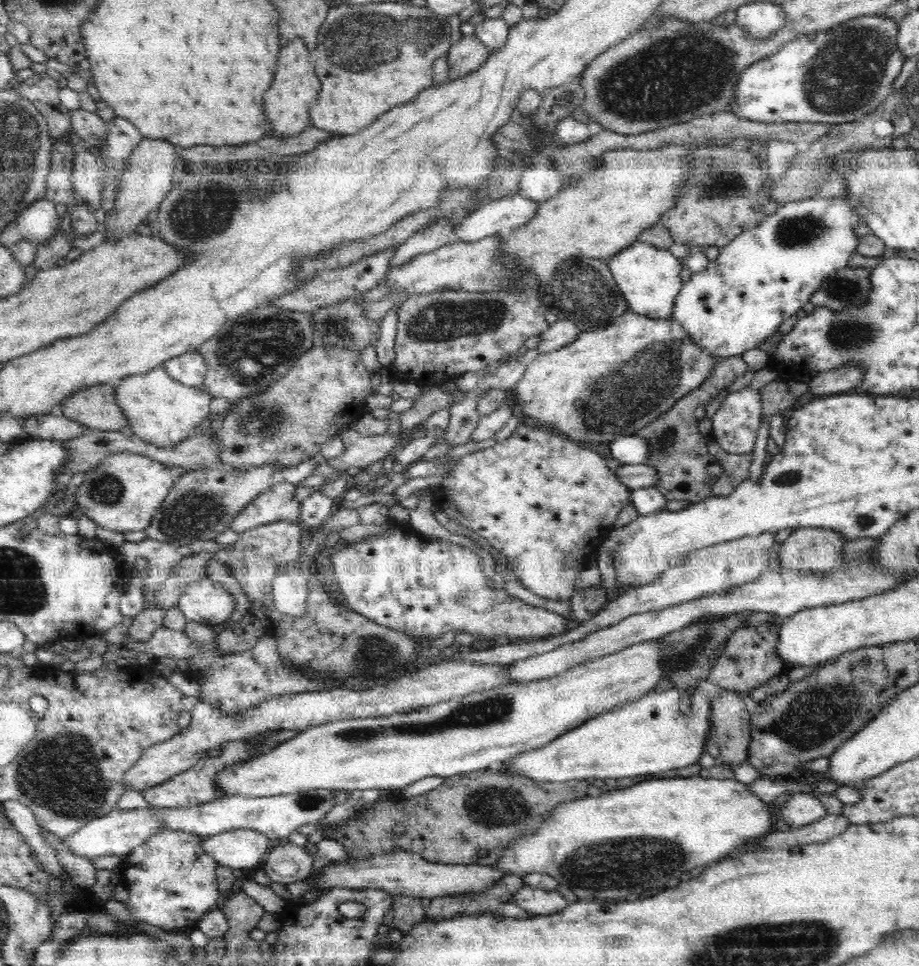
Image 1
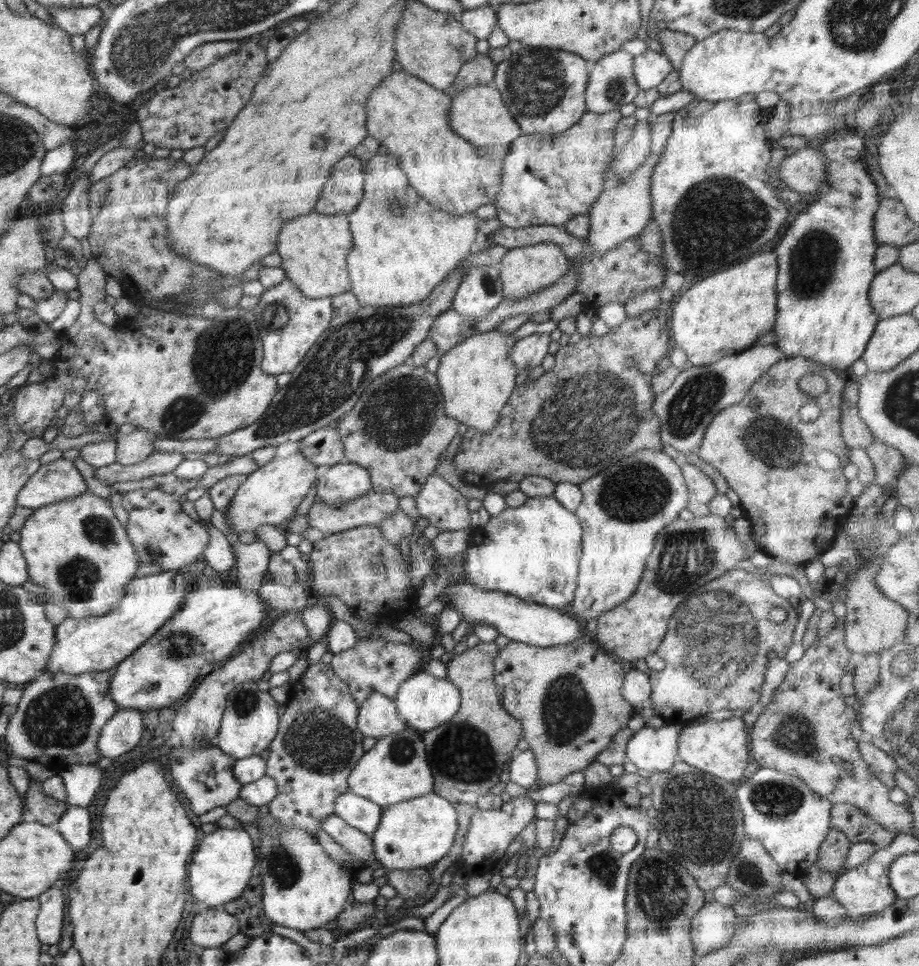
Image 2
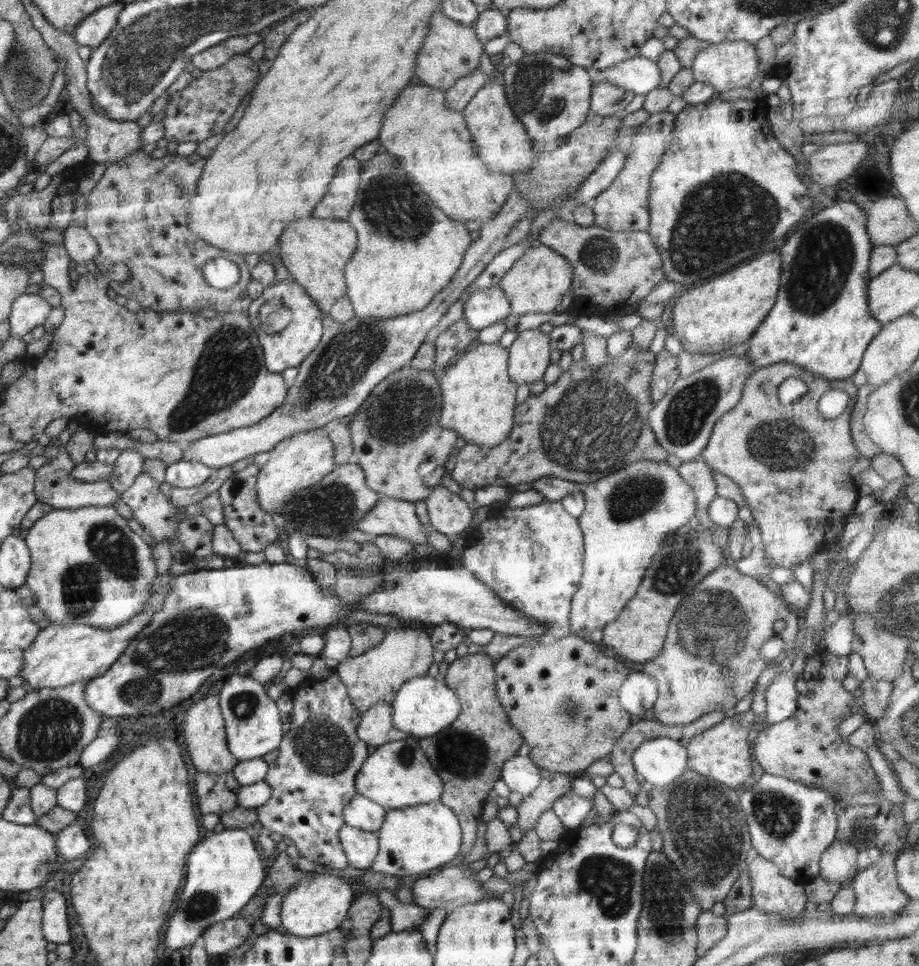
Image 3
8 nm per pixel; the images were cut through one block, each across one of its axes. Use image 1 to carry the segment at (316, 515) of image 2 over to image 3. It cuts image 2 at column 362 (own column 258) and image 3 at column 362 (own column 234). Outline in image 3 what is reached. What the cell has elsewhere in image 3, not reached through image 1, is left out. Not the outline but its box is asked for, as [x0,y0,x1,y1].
[355,498,430,544]

